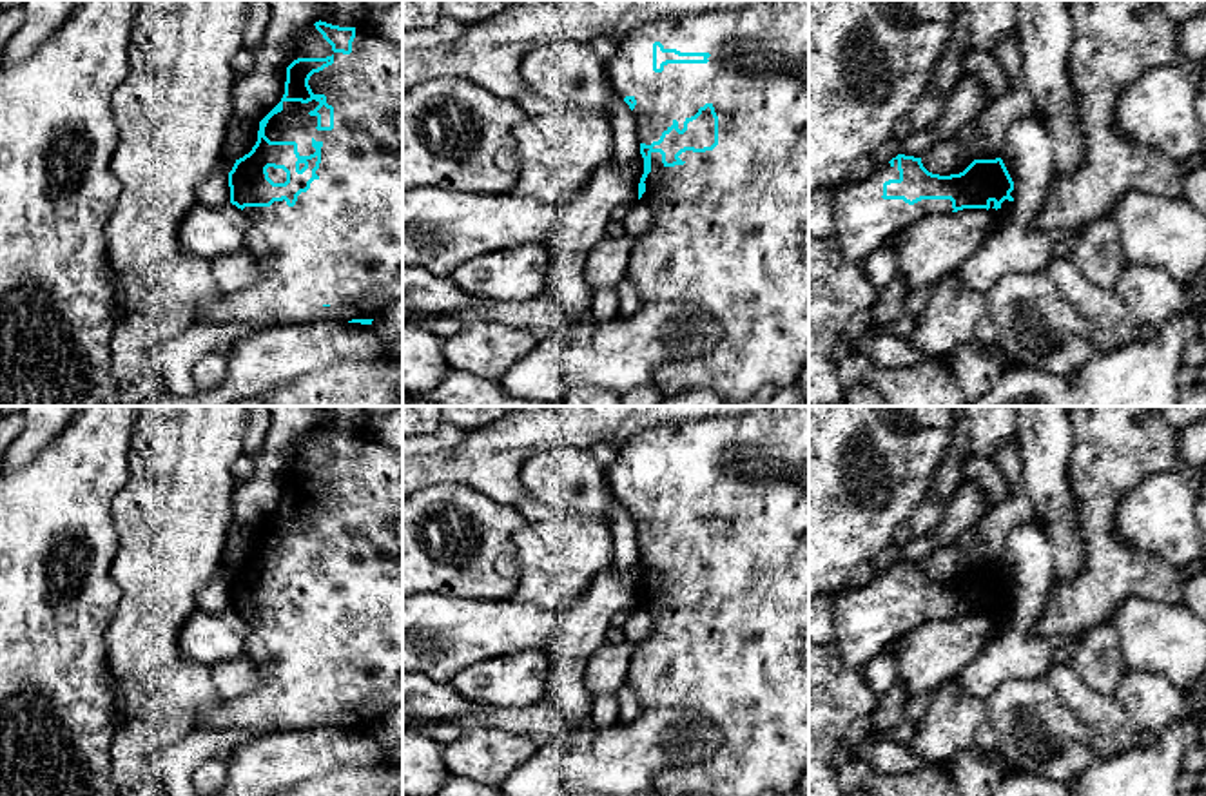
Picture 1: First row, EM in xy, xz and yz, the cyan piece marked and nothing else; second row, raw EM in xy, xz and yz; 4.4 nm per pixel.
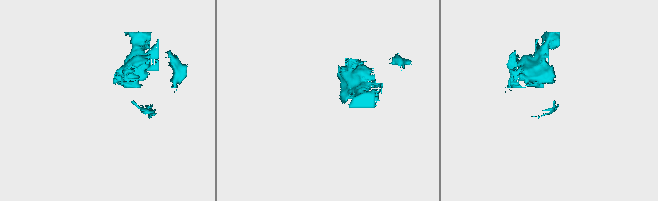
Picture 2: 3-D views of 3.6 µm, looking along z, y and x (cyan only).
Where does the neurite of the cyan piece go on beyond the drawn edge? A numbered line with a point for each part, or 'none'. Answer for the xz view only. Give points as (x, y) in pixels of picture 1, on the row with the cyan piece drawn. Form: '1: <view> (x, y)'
1: xz (729, 232)

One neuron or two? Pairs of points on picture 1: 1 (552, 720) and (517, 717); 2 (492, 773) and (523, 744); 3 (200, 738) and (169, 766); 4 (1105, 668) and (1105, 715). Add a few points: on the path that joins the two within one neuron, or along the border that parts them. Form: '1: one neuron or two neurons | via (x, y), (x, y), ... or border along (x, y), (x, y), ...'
1: one neuron | via (543, 720), (526, 720)
2: one neuron | via (499, 766), (515, 749)
3: one neuron | via (193, 746), (176, 762)
4: two neurons | border along (1070, 668), (1094, 689), (1112, 695)

